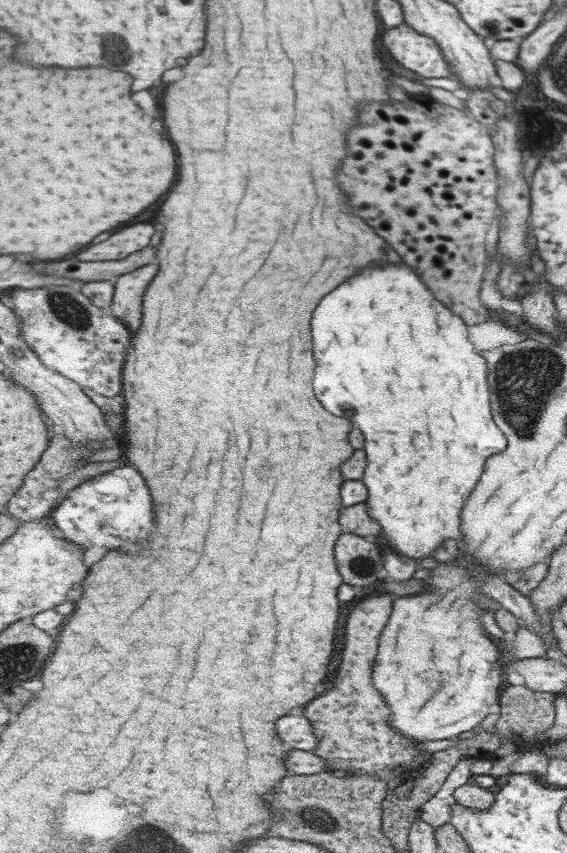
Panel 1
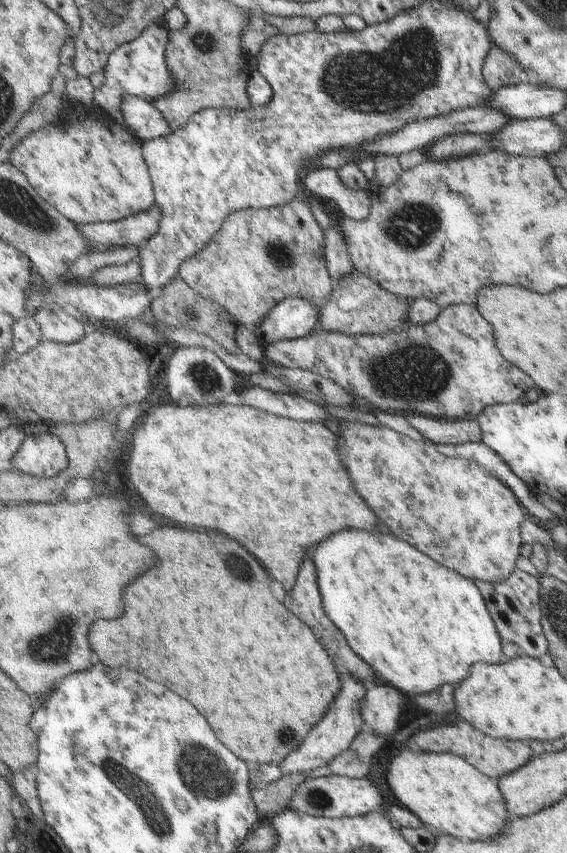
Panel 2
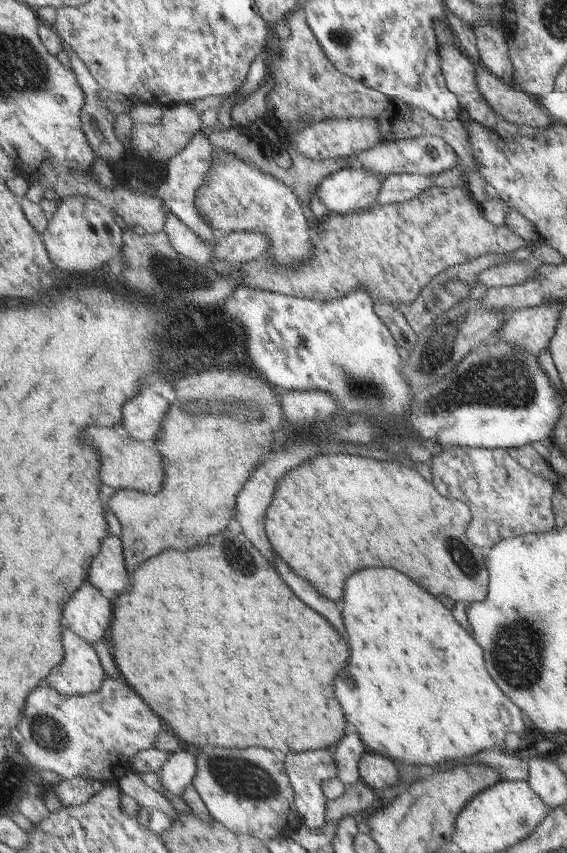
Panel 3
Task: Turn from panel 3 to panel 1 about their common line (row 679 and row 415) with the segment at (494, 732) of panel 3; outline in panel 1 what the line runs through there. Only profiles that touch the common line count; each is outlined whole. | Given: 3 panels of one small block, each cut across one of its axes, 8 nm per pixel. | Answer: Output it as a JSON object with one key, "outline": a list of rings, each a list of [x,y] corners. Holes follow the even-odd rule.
{"outline":[[[403,262],[399,265],[393,264],[393,266],[401,266],[401,270],[393,268],[391,264],[387,264],[387,266],[389,266],[389,270],[385,270],[385,272],[373,270],[373,268],[363,270],[359,276],[347,280],[343,286],[339,286],[339,290],[329,294],[319,304],[319,310],[315,310],[315,326],[313,326],[313,330],[315,330],[315,358],[317,358],[315,394],[319,394],[319,400],[323,402],[323,406],[327,406],[327,410],[355,422],[359,426],[361,434],[365,436],[363,452],[365,452],[367,464],[365,464],[360,482],[365,485],[367,490],[367,498],[363,502],[367,506],[367,516],[374,519],[381,528],[378,540],[385,546],[389,546],[391,550],[395,550],[399,556],[407,556],[407,558],[418,562],[421,558],[429,558],[430,554],[447,538],[457,542],[463,538],[459,532],[459,510],[463,506],[461,502],[467,500],[469,492],[473,490],[475,482],[479,480],[479,476],[483,472],[485,458],[505,448],[505,438],[499,432],[499,428],[495,428],[491,414],[489,414],[485,360],[469,344],[465,324],[461,322],[461,318],[453,316],[445,306],[441,306],[437,300],[433,300],[431,292],[419,282],[419,278],[413,274],[410,266],[403,268],[403,266],[407,266]]]}

